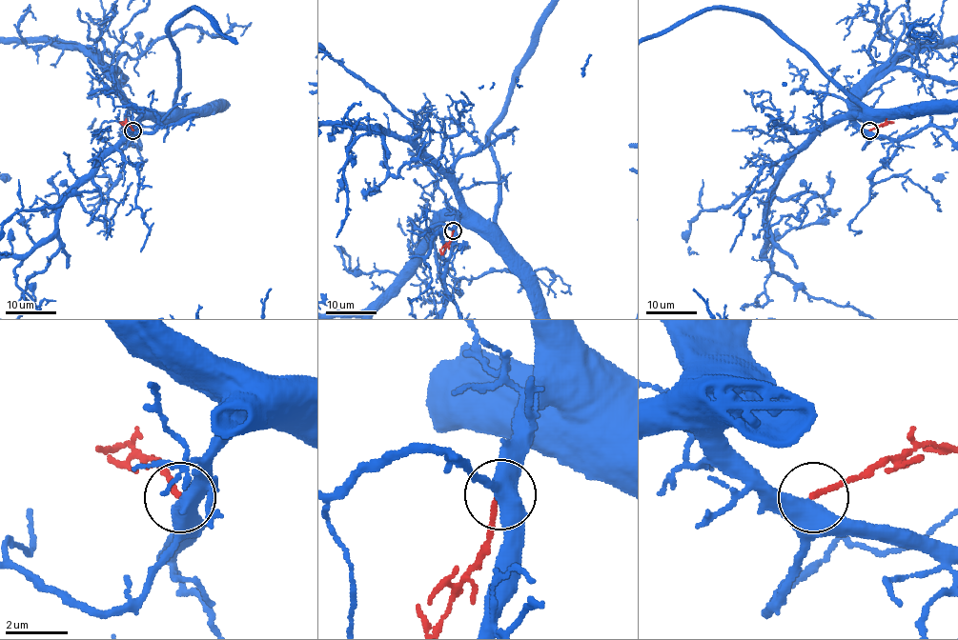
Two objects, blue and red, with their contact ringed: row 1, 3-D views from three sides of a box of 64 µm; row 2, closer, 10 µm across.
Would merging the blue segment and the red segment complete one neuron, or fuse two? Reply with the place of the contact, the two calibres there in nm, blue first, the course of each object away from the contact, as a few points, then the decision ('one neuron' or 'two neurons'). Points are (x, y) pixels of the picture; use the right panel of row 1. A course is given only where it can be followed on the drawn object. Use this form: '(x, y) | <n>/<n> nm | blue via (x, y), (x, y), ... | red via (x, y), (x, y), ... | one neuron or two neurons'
(869, 130) | 480/170 nm | blue via (869, 130), (855, 122), (861, 107), (803, 51), (752, 13), (735, 10), (704, 9) | red via (869, 130), (888, 121), (894, 122) | one neuron

